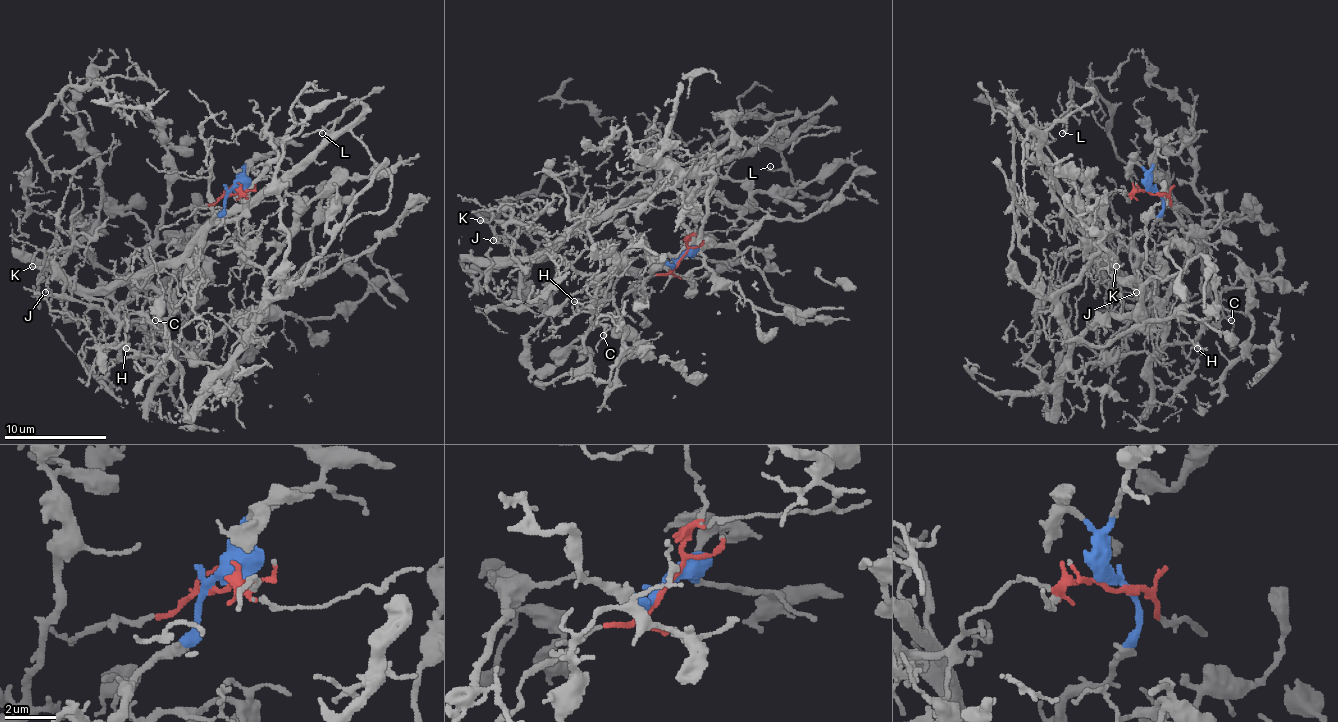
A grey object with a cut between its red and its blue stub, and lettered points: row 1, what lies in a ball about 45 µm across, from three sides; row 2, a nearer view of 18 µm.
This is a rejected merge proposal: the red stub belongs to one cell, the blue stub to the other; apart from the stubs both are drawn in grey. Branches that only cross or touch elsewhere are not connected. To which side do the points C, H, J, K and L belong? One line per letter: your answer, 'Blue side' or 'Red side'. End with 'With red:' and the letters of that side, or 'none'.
C: Blue side
H: Blue side
J: Red side
K: Red side
L: Red side
With red: J, K, L

